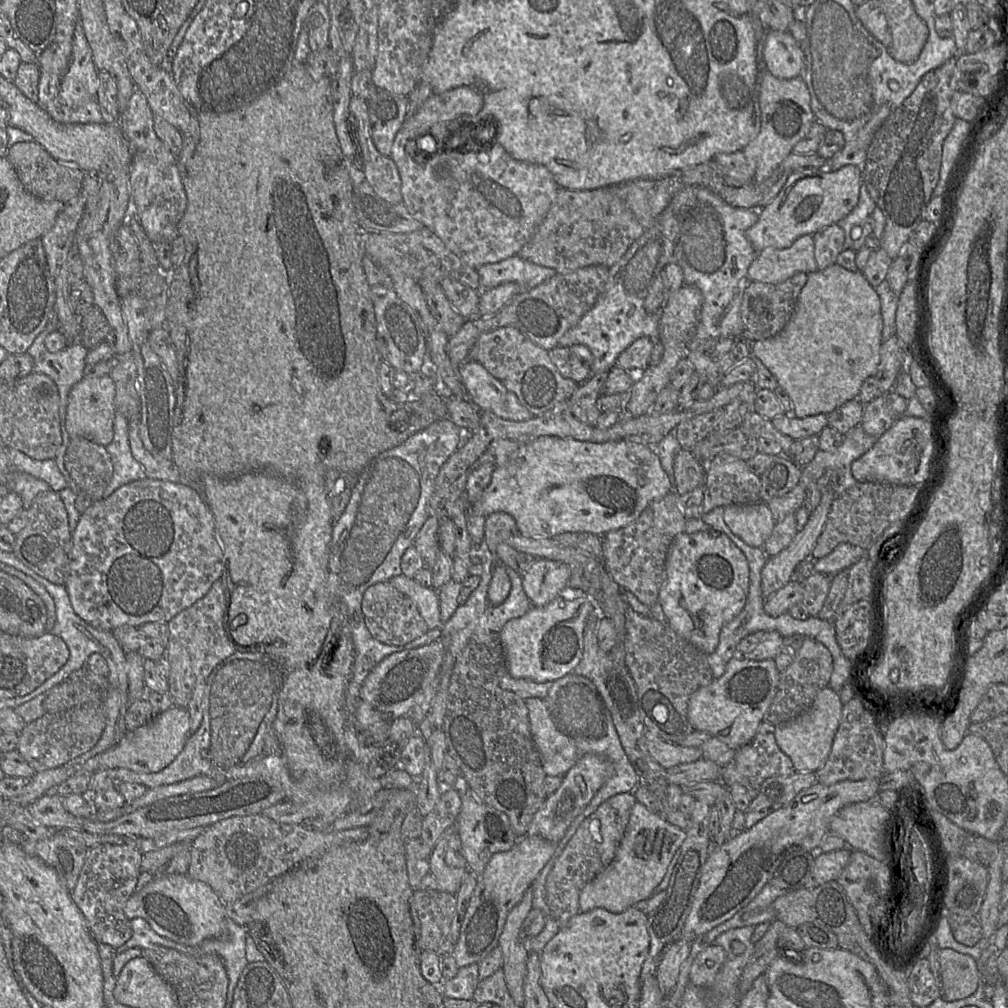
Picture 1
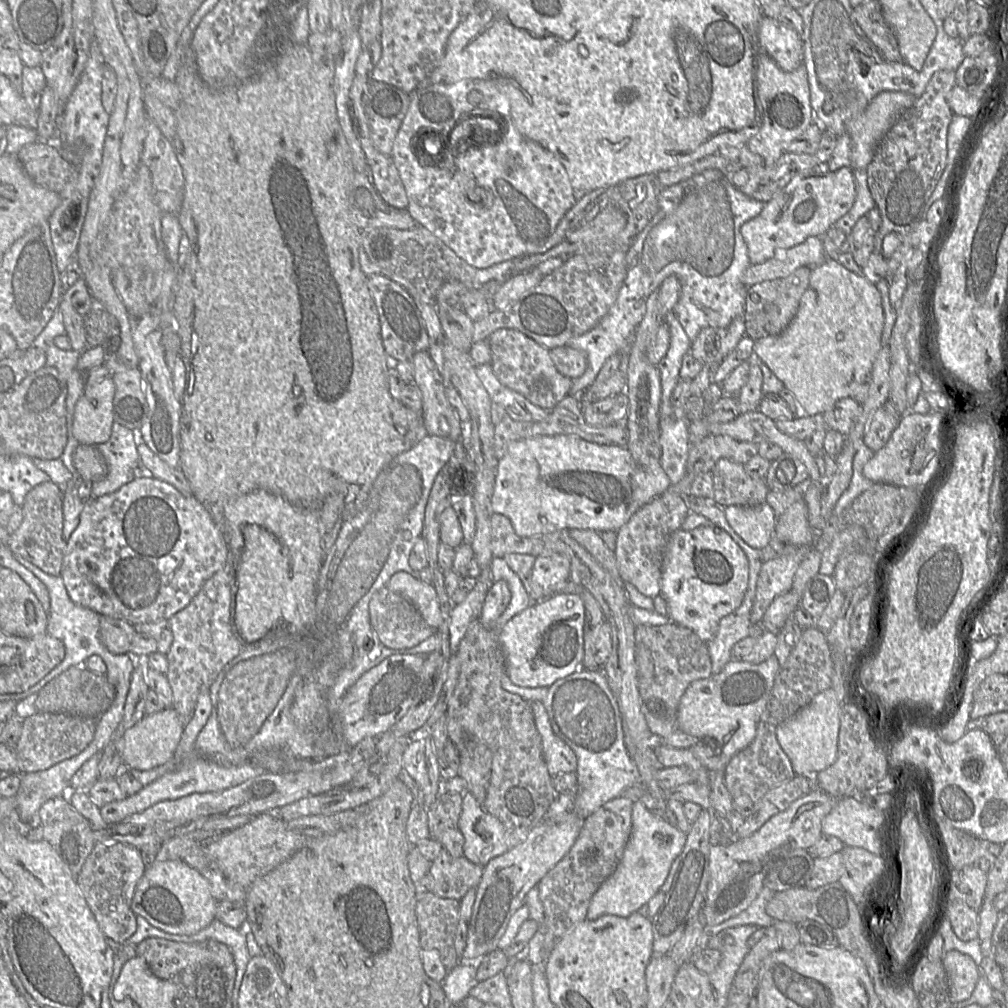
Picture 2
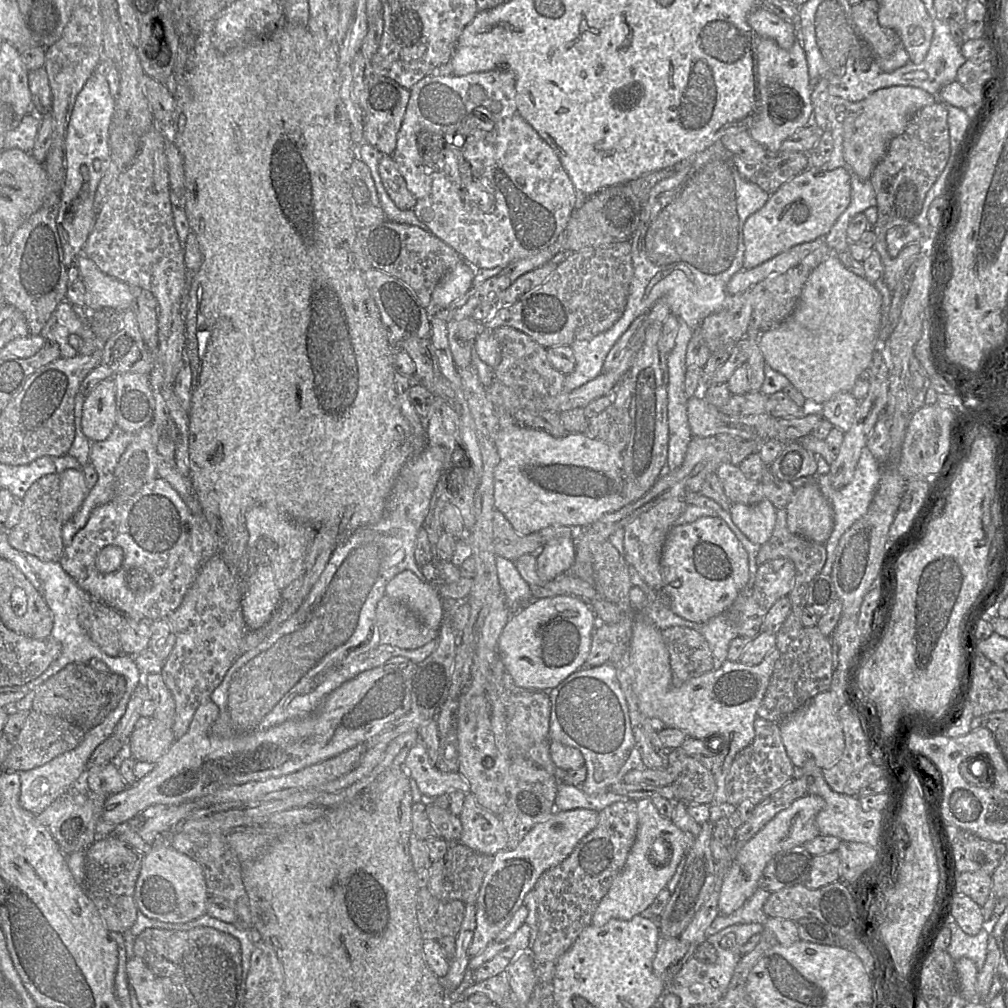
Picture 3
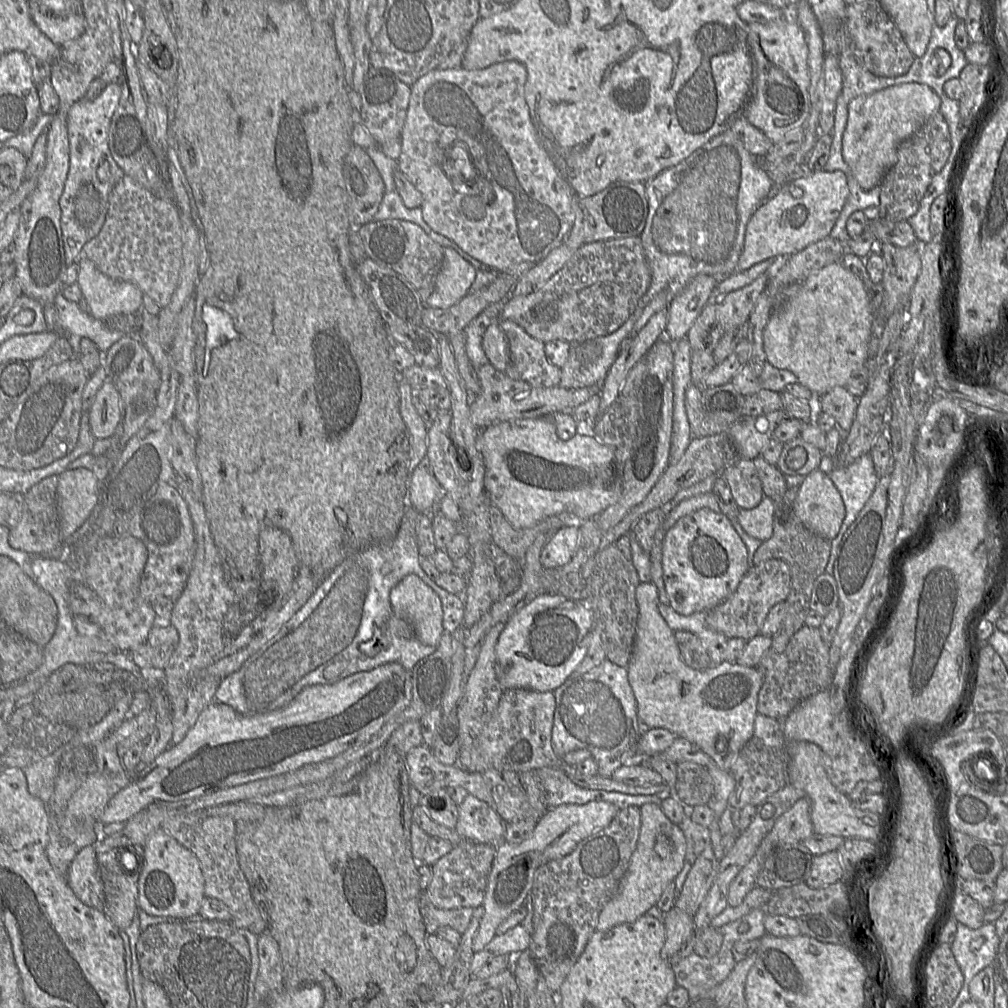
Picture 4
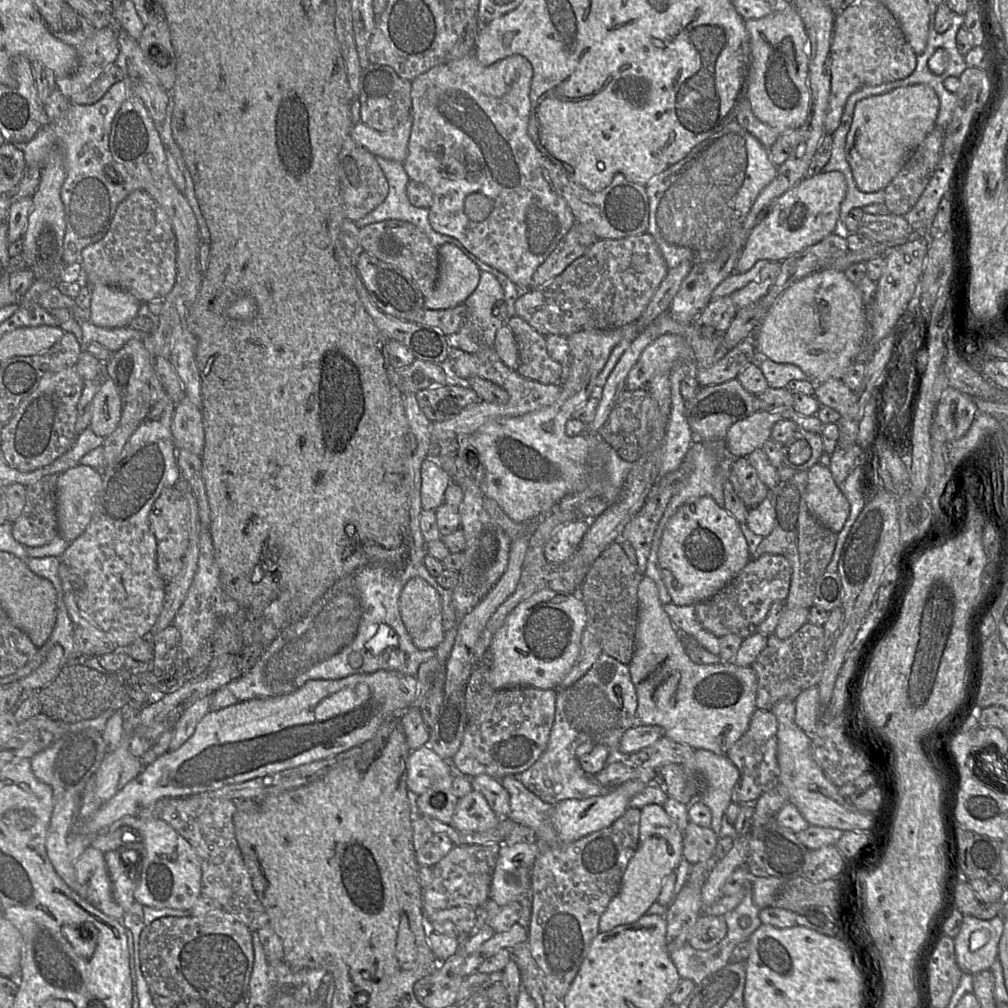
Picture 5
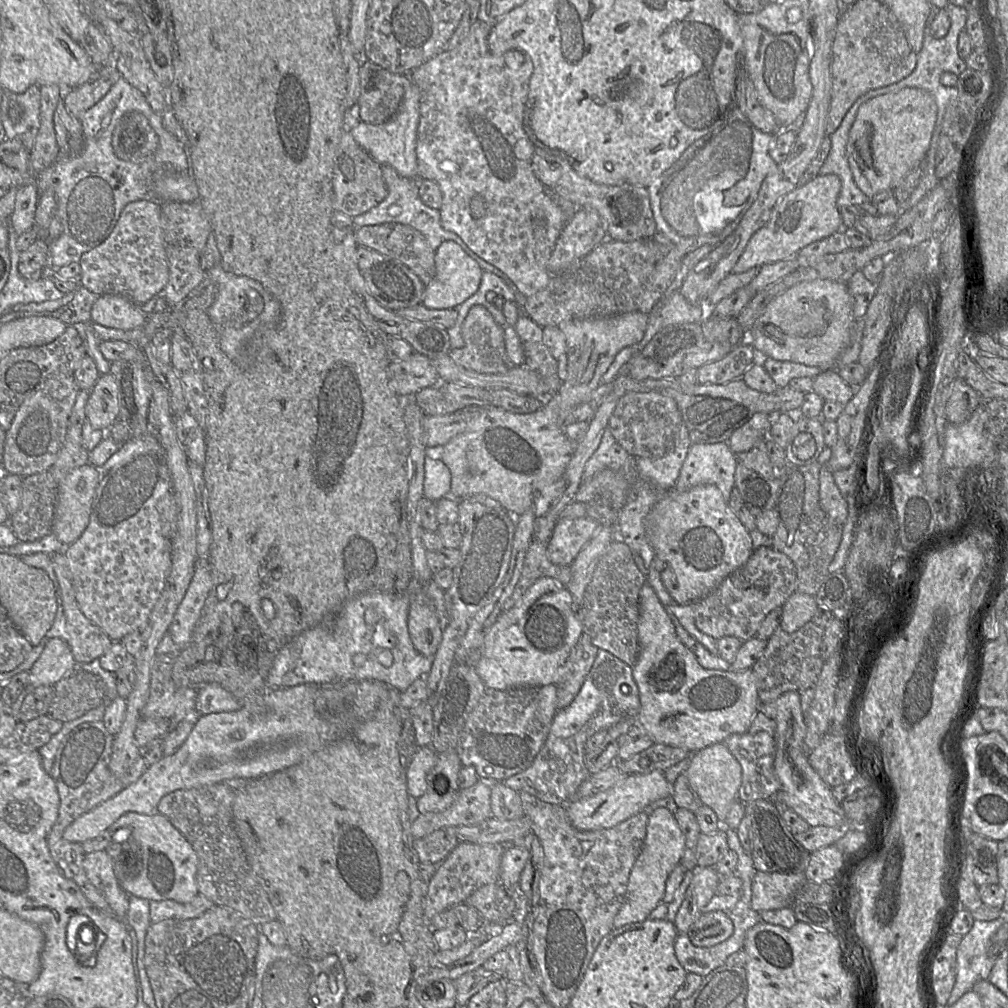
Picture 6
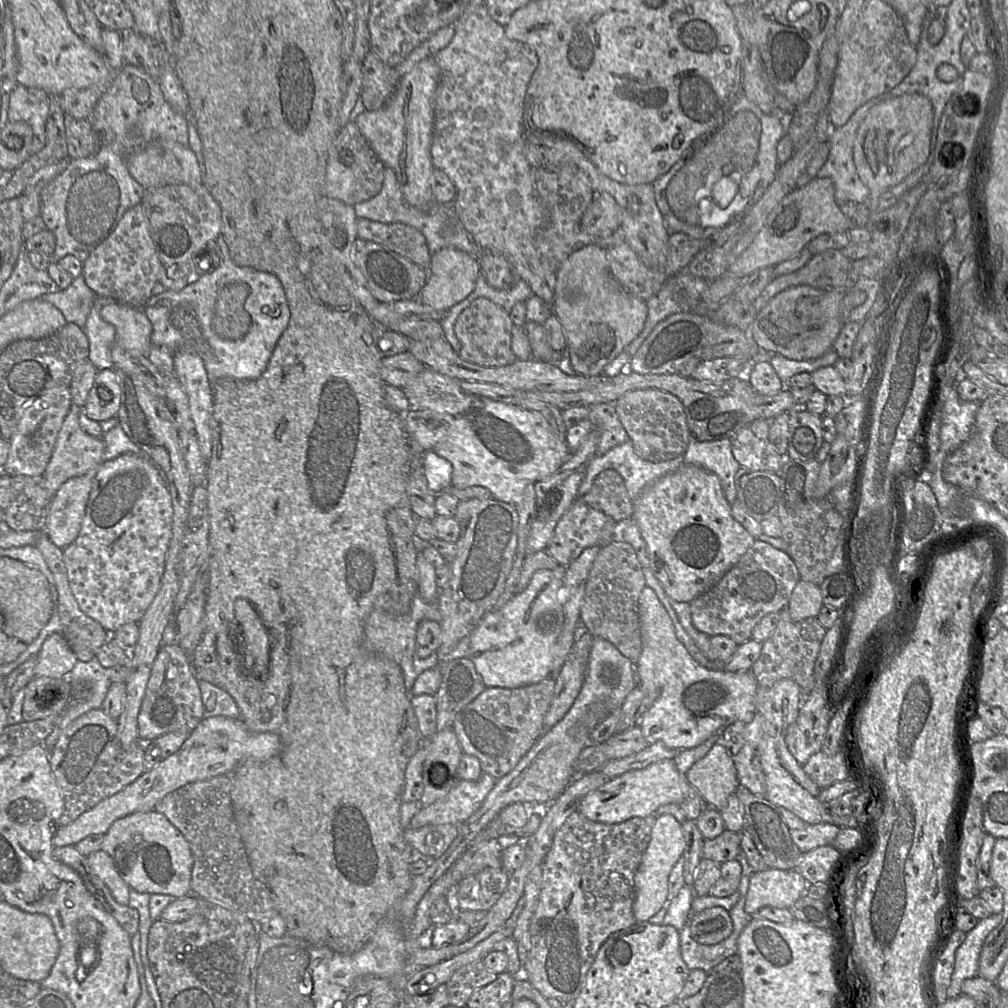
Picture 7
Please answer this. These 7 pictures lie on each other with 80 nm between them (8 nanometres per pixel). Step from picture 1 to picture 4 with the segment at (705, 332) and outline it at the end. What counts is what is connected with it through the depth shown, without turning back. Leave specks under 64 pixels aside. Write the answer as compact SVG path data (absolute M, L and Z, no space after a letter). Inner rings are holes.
M731 128L712 137L703 146L696 149L678 164L662 170L651 180L644 183L648 214L643 232L640 235L644 255L650 268L651 282L638 307L628 320L616 331L596 338L602 347L599 358L590 365L580 361L577 348L572 345L567 362L562 368L560 385L564 388L582 388L592 385L602 385L605 377L615 362L624 339L630 336L635 322L646 305L659 292L667 289L673 298L698 274L715 277L723 281L736 270L738 260L744 247L746 226L754 211L769 197L772 181L760 167L756 158L743 145Z

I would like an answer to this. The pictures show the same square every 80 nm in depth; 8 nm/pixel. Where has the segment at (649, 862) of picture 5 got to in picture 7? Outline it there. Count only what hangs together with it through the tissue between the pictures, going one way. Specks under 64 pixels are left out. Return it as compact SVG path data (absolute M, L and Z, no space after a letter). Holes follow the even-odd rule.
M670 814L659 816L651 830L649 844L634 875L635 899L632 910L637 922L648 921L665 905L669 875L684 849L685 840L680 822Z

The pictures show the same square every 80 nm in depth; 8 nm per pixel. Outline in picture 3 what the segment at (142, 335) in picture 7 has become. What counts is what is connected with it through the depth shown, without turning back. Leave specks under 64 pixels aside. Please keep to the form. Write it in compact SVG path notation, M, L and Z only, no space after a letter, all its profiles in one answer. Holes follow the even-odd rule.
M83 254L77 257L75 266L79 271L79 280L86 289L87 311L113 309L124 312L132 308L134 293L127 283L102 273L96 264Z

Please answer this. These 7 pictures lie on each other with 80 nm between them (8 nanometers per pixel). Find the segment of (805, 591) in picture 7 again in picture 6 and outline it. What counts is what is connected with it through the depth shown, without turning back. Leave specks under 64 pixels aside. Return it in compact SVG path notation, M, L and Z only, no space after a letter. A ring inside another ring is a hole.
M795 591L786 600L782 609L779 627L787 633L793 633L807 622L811 622L818 605L815 596Z

